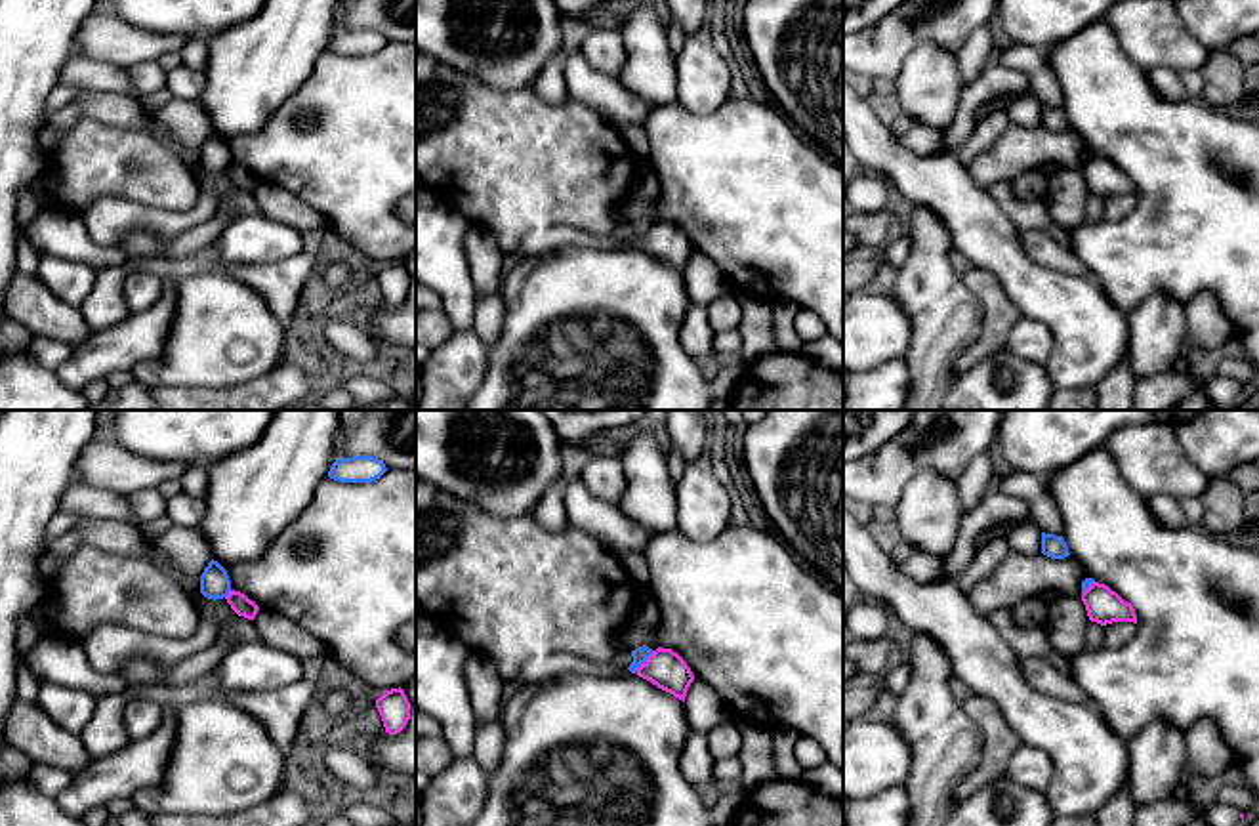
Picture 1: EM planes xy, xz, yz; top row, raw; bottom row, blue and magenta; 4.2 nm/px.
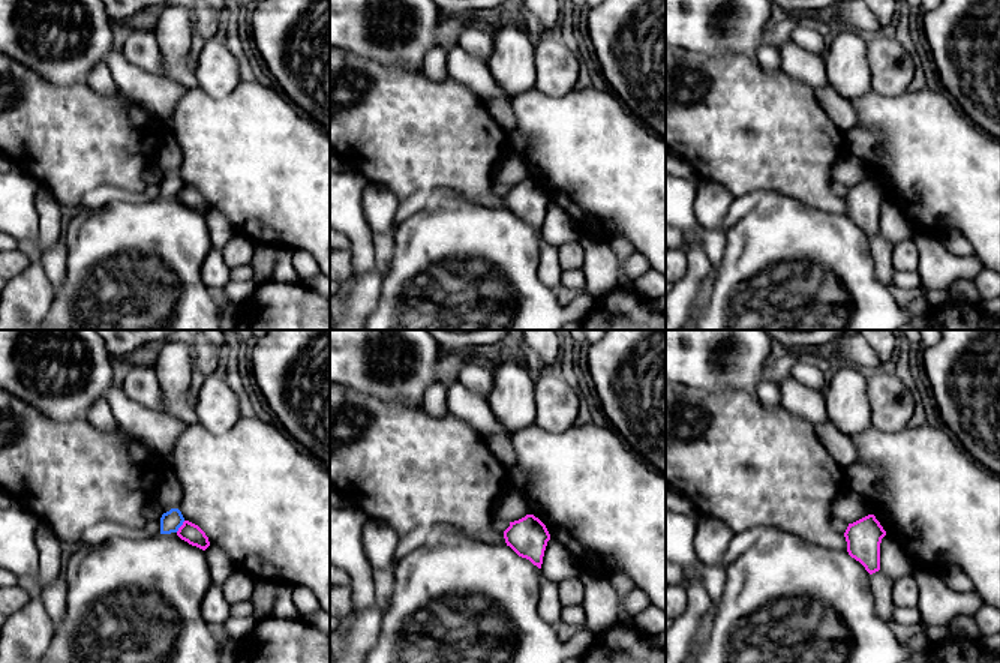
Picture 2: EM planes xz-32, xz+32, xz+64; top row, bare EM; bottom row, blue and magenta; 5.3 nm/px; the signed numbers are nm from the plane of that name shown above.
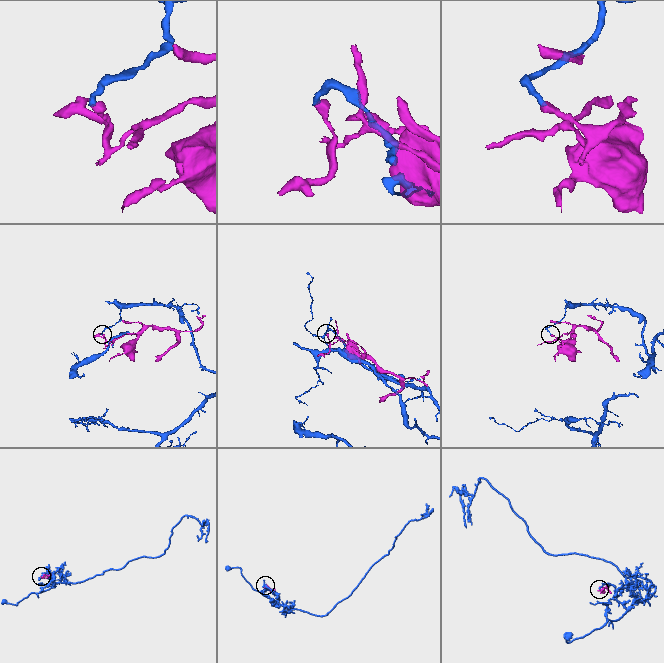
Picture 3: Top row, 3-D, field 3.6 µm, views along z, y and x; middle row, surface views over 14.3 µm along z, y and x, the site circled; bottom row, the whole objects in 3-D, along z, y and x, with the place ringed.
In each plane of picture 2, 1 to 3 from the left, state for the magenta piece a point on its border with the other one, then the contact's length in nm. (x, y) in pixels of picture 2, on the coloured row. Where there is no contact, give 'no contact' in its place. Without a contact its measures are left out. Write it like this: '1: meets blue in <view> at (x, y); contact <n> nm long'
1: meets blue in xz-32 at (180, 525); contact 80 nm long
2: no contact
3: no contact

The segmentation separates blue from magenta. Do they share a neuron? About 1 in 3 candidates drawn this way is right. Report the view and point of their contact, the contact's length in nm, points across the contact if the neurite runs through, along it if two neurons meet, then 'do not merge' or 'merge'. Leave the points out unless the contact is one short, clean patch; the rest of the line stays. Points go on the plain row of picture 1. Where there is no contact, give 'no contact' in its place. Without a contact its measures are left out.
meets blue in xz at (643, 235); contact 130 nm long; border along xz (655, 224), (634, 245); do not merge

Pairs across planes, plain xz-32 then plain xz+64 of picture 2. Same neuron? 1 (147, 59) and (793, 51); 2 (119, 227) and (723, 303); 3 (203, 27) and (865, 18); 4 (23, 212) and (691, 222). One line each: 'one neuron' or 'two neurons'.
1: two neurons
2: one neuron
3: two neurons
4: one neuron

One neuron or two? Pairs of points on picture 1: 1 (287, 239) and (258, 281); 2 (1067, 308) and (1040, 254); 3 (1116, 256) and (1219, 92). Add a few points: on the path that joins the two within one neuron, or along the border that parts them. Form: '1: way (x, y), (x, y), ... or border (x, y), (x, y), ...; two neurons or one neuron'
1: border (302, 250), (273, 262), (224, 264); two neurons
2: border (1019, 233), (1034, 262), (1090, 275); two neurons
3: border (1200, 98), (1214, 107), (1229, 111); two neurons

